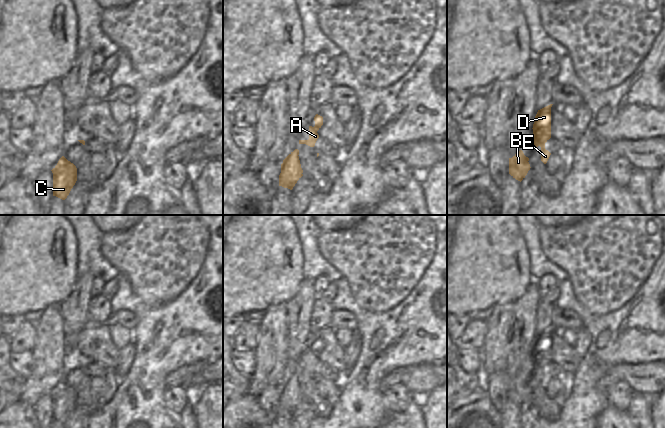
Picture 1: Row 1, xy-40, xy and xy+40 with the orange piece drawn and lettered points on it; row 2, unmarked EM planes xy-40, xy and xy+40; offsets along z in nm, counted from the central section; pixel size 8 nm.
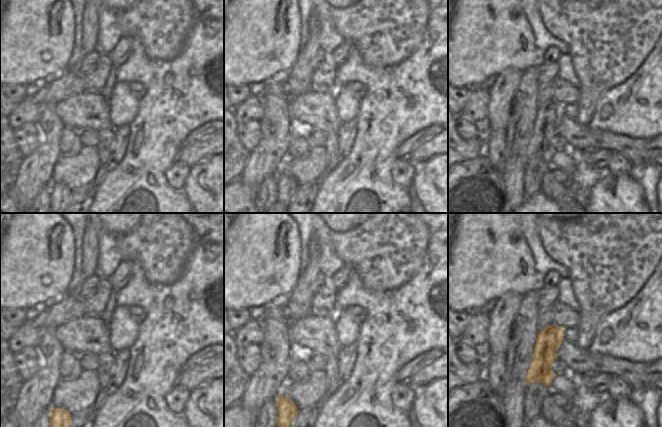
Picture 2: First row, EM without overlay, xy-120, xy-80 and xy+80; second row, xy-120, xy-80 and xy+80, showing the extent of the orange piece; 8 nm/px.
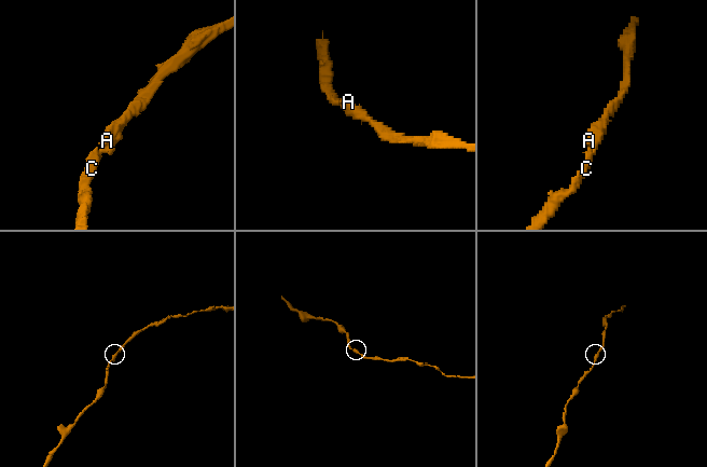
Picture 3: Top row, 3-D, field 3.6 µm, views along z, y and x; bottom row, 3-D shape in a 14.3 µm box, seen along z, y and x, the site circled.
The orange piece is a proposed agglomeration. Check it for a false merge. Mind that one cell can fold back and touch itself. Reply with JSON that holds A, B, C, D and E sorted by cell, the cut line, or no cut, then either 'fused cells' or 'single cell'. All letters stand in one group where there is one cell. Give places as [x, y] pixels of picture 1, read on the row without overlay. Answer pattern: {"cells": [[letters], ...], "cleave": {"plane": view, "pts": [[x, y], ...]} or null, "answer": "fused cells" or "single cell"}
{"cells": [["A", "B", "C", "D", "E"]], "cleave": null, "answer": "single cell"}

